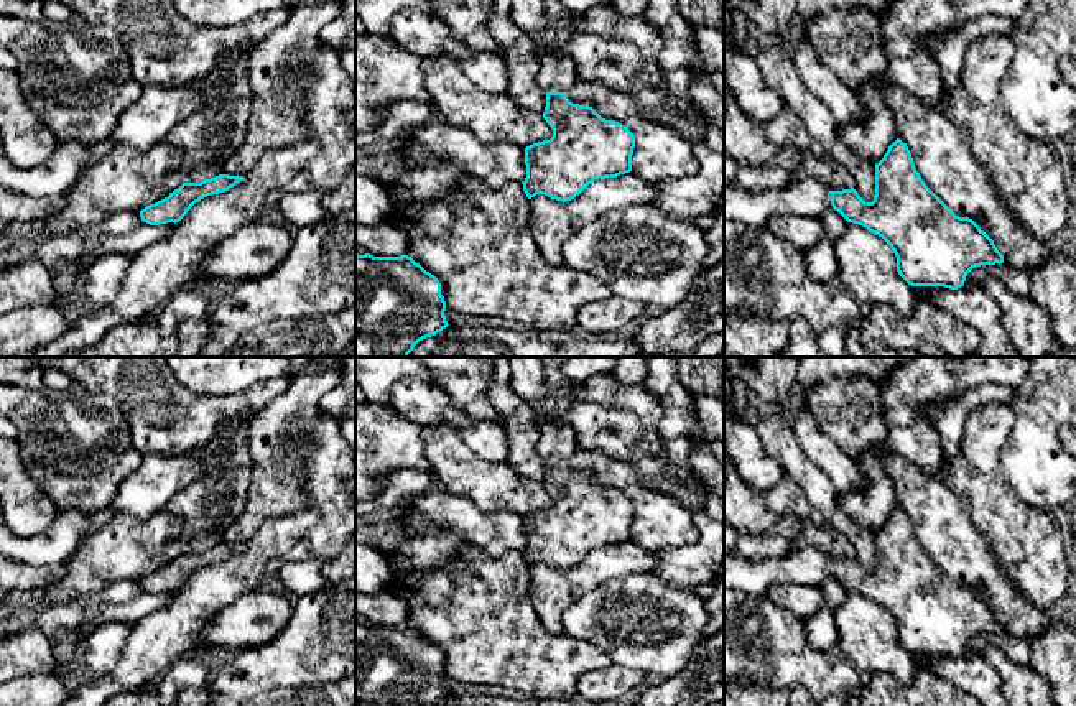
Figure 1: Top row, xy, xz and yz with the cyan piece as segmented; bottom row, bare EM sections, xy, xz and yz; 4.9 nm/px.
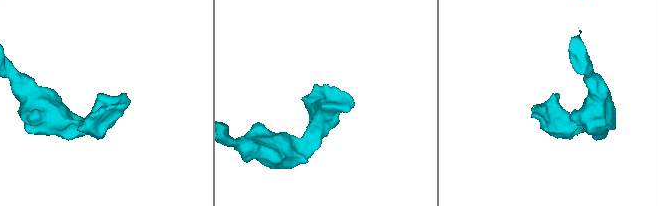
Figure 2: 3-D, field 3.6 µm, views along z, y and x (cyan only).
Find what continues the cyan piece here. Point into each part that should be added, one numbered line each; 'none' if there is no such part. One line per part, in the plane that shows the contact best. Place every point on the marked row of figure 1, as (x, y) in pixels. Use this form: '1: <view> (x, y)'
1: xz (556, 73)

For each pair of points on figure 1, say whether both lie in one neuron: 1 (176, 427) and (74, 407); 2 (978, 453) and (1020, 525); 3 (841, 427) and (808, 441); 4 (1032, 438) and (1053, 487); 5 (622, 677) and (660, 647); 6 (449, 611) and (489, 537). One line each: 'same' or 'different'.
1: different
2: same
3: different
4: same
5: different
6: different

